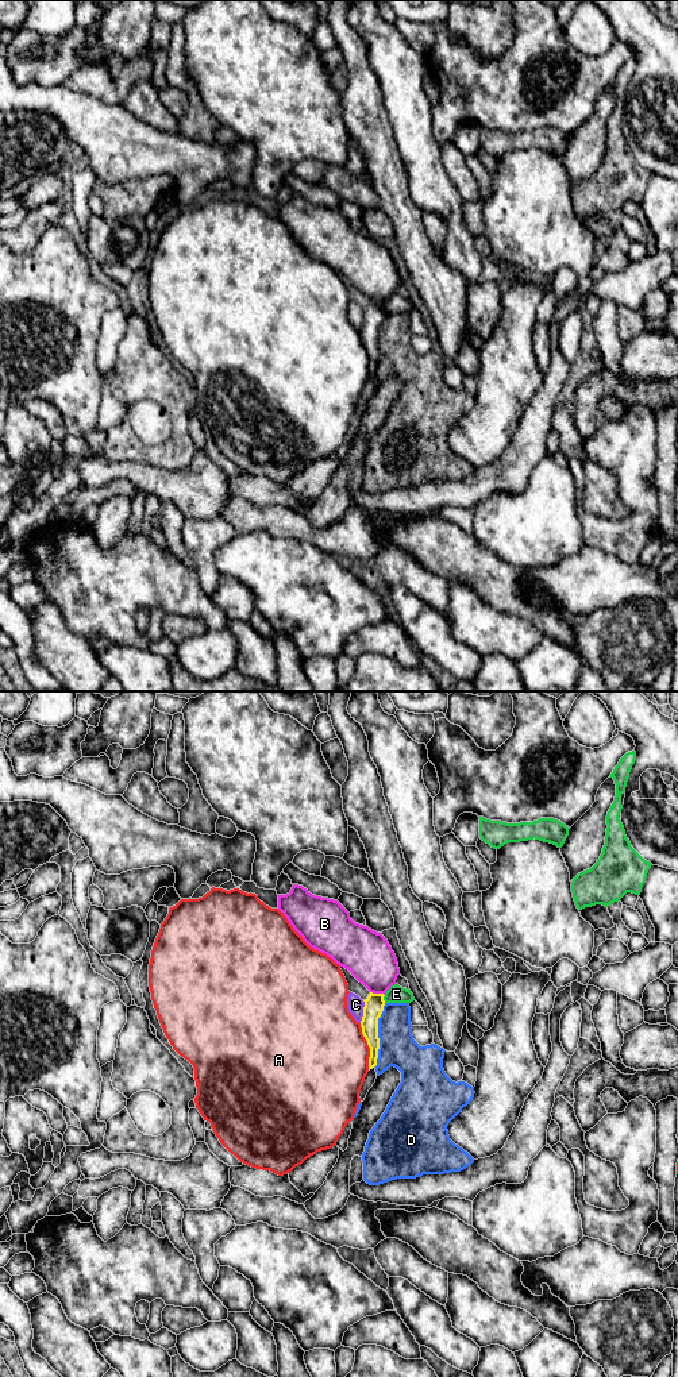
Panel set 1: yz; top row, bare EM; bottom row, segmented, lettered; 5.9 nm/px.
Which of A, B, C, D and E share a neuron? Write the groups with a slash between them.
A / B / C / D / E

